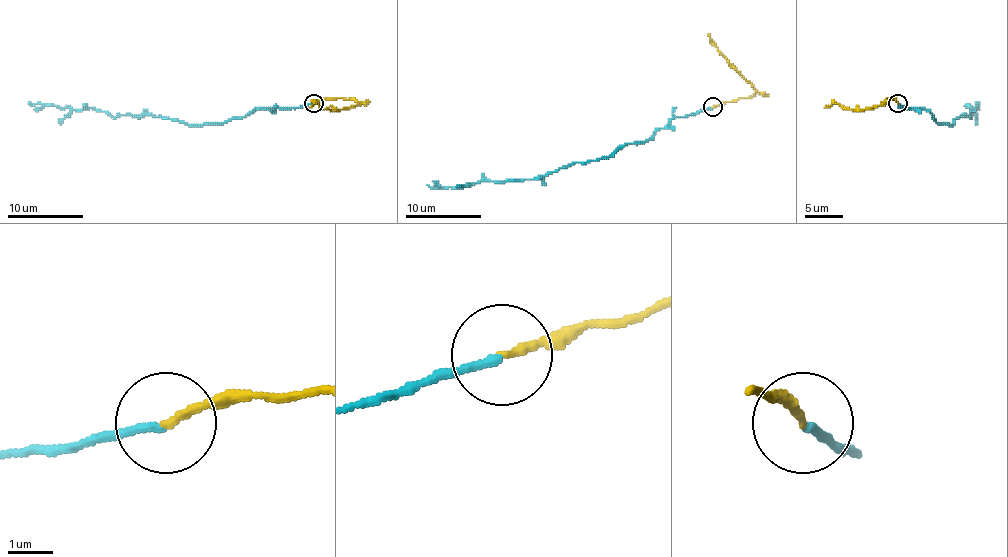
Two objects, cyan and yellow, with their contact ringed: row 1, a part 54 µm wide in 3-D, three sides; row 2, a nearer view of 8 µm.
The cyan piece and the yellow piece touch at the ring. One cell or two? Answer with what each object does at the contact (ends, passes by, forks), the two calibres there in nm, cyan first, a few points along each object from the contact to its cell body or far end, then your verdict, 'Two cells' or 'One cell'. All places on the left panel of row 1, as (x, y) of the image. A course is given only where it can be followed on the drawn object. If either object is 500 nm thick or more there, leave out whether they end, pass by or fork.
At the ring cyan ends. At the ring yellow ends. Thickness 160 nm (cyan) against 170 nm. Course of cyan: (313, 103), (253, 109), (243, 117), (196, 124), (155, 115), (111, 117), (83, 107), (28, 102). Course of yellow: (313, 103), (328, 98), (351, 100), (357, 103), (341, 109), (324, 109), (319, 103), (309, 107). One cell

